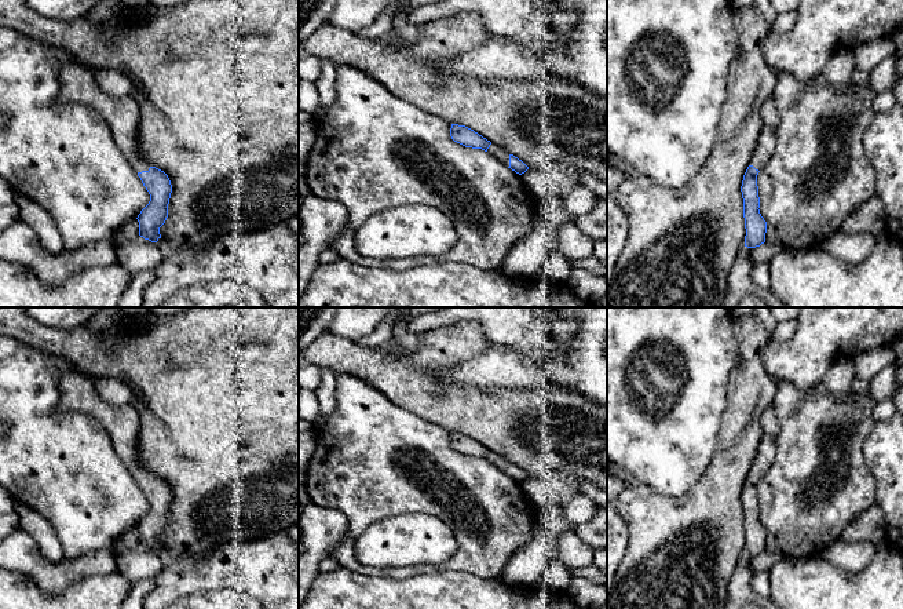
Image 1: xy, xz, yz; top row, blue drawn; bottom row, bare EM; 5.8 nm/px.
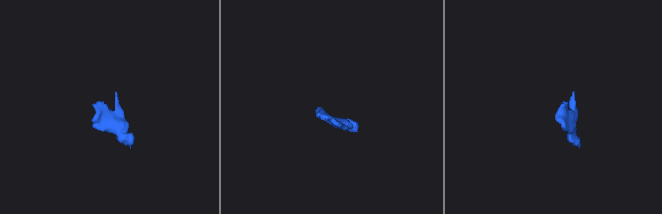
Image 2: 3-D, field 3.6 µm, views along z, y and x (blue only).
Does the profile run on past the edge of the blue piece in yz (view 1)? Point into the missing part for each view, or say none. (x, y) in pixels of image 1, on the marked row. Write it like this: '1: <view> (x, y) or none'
1: yz (764, 148)

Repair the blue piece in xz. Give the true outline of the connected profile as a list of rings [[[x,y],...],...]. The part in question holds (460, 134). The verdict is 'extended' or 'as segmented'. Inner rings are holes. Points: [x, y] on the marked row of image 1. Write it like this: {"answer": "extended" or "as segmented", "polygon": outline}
{"answer": "extended", "polygon": [[[452,124],[450,136],[454,142],[465,147],[482,149],[487,152],[490,156],[493,156],[505,167],[511,168],[519,175],[524,174],[529,169],[529,167],[522,160],[519,160],[513,154],[509,154],[507,150],[491,143],[490,141],[465,125]]]}

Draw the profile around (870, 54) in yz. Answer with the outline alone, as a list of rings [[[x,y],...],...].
[[[885,36],[855,47],[856,68],[871,72],[881,61],[893,58],[896,45],[892,36]]]

